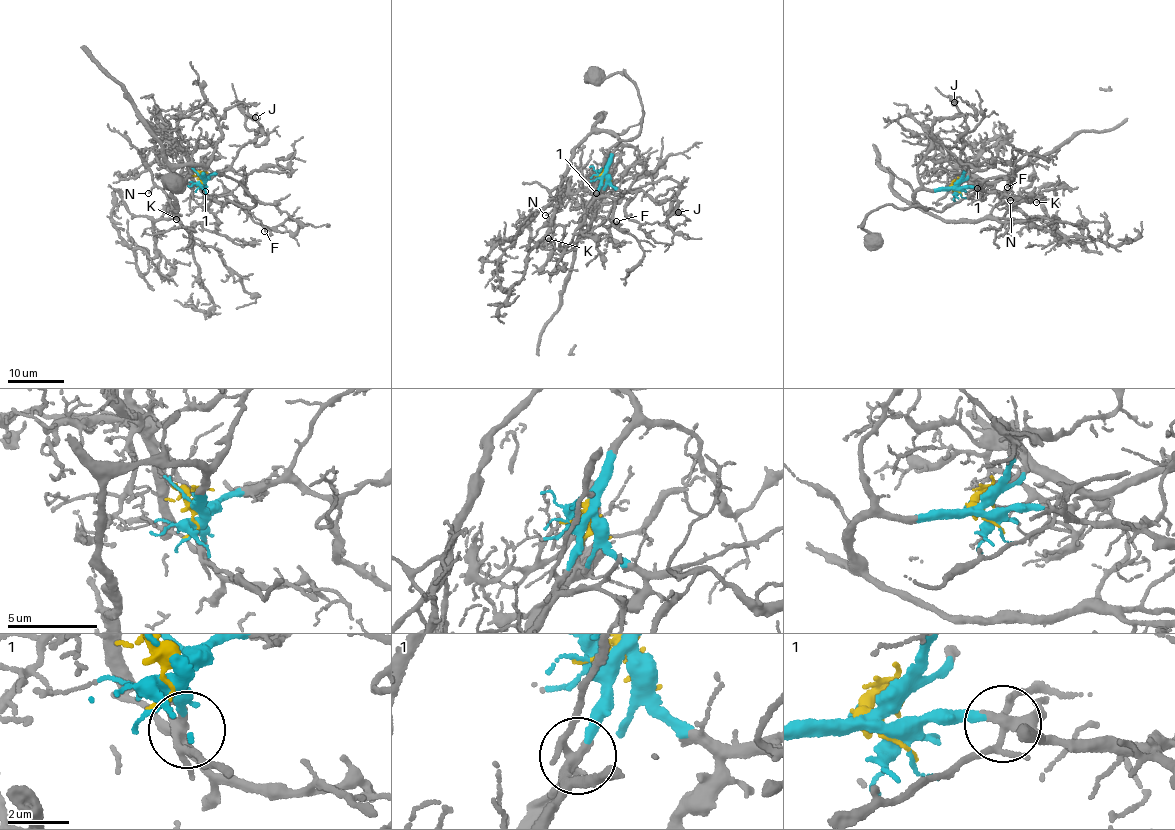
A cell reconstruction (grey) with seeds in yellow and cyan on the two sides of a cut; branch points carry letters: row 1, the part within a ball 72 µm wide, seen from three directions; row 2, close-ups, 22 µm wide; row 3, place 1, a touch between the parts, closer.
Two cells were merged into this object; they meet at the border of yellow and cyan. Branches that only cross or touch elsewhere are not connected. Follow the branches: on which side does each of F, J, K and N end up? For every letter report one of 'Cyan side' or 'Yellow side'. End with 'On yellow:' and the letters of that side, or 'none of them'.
F: Cyan side
J: Cyan side
K: Cyan side
N: Cyan side
On yellow: none of them

